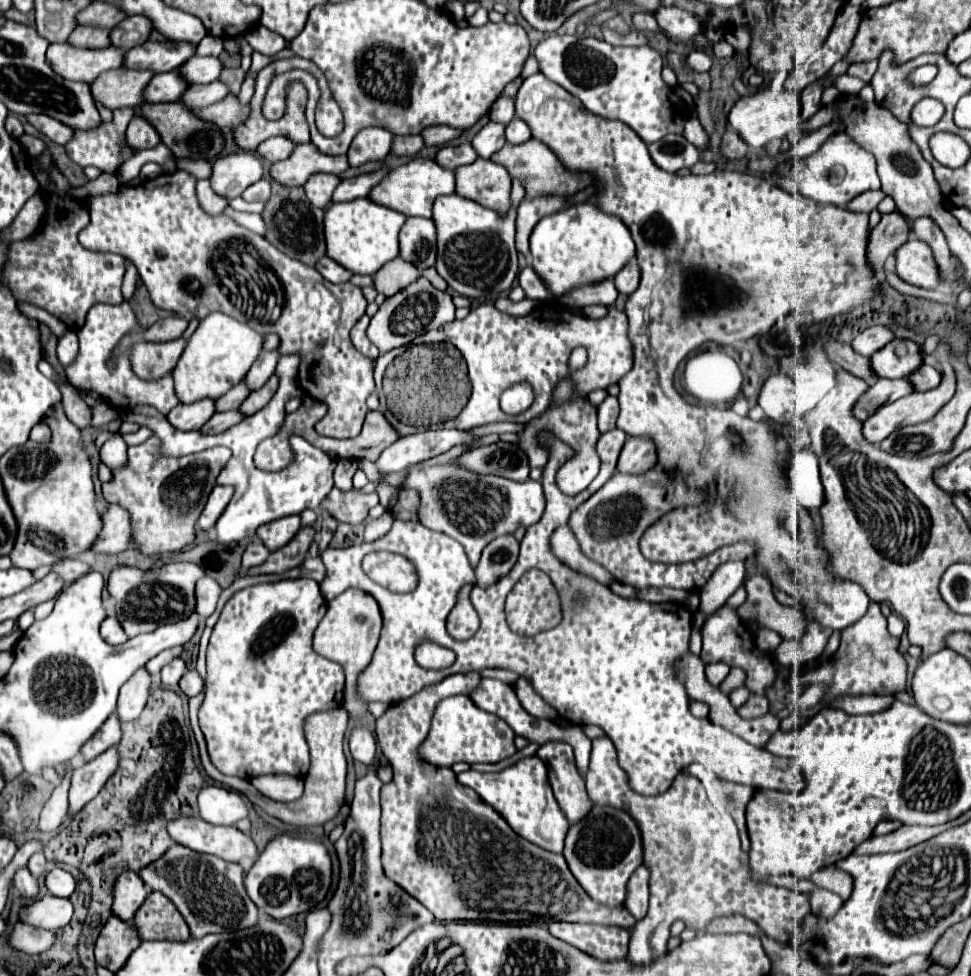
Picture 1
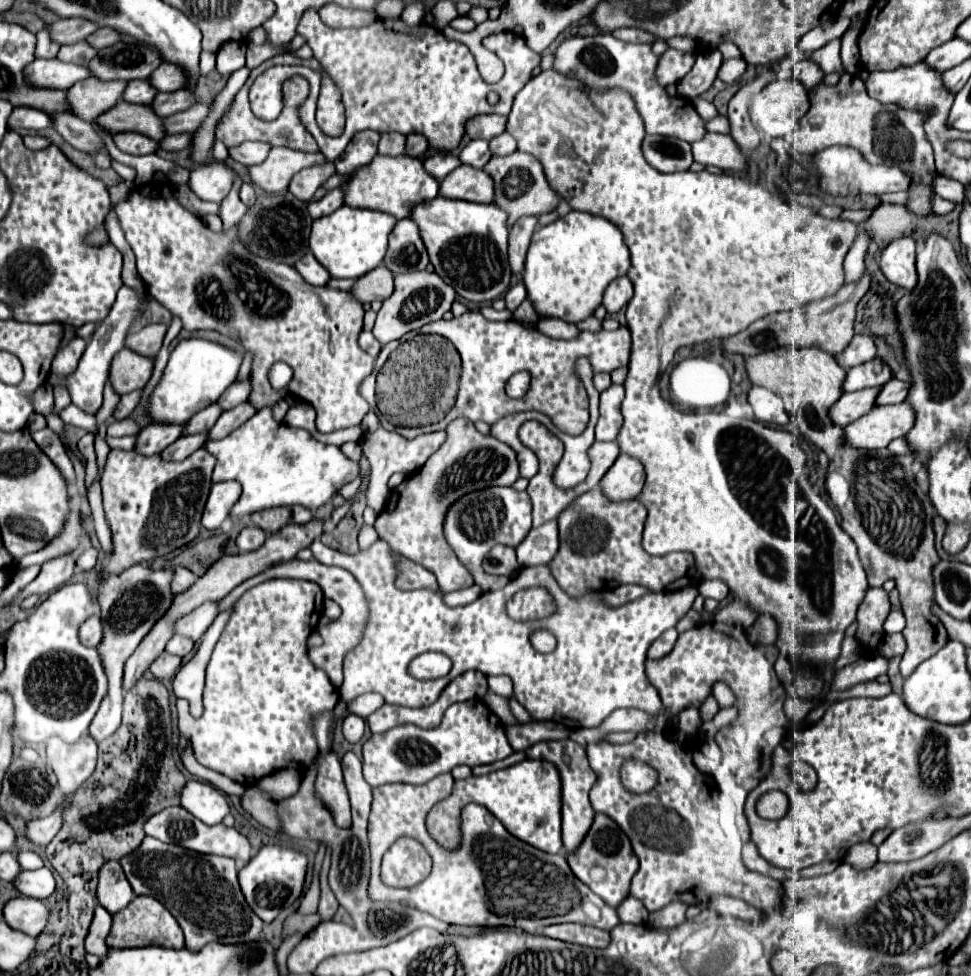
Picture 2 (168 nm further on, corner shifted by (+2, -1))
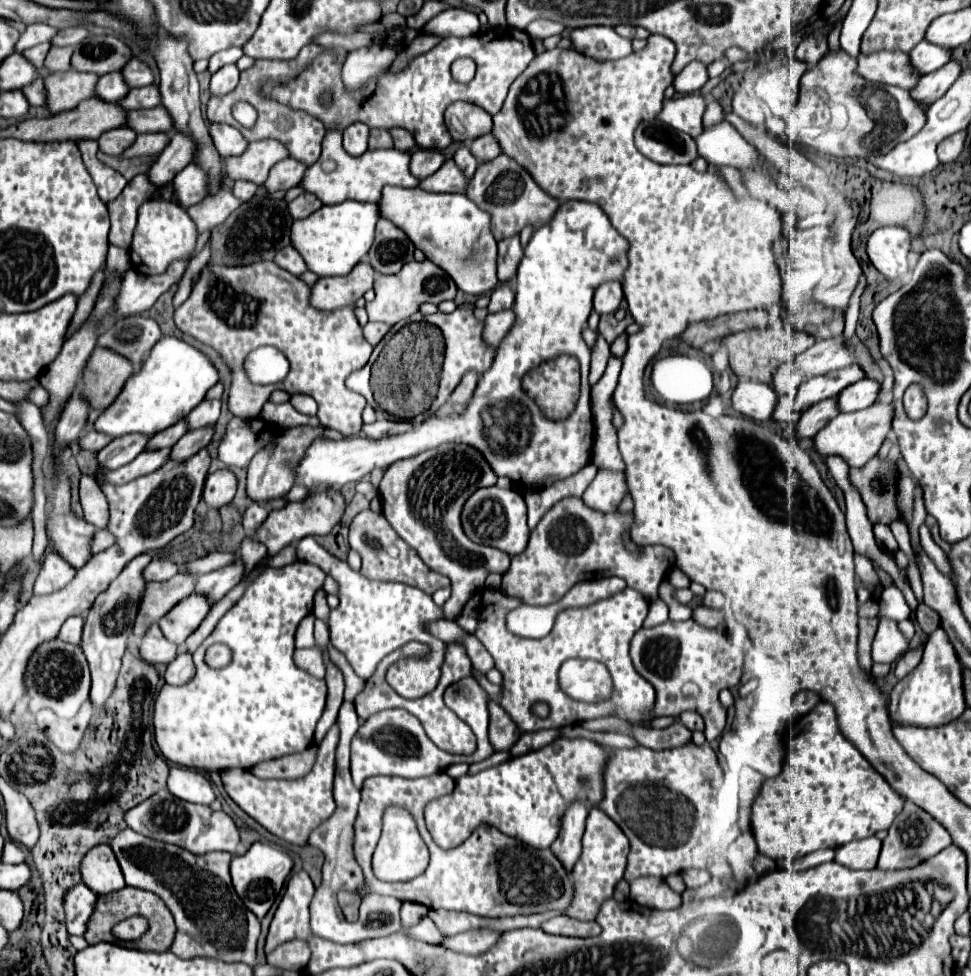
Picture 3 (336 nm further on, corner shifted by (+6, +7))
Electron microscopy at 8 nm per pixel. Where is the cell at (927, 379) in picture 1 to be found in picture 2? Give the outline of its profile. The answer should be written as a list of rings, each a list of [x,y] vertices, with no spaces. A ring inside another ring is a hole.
[[[892,378],[892,380],[888,380],[888,384],[884,384],[880,388],[880,396],[876,396],[876,406],[898,404],[898,402],[902,402],[906,398],[908,390],[910,390],[910,384]]]

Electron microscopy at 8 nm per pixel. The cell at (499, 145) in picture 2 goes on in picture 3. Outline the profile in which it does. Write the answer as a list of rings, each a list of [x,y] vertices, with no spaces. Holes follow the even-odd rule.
[[[484,134],[472,142],[472,152],[476,152],[476,156],[480,156],[480,162],[484,162],[484,160],[492,160],[498,154],[502,154],[502,148],[500,148],[498,140],[494,138],[494,134]]]

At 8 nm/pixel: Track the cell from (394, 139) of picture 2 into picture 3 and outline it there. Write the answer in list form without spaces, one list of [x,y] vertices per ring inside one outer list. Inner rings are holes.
[[[376,128],[376,130],[370,130],[370,142],[368,142],[368,148],[374,150],[374,148],[392,148],[392,136],[388,130],[384,128]]]

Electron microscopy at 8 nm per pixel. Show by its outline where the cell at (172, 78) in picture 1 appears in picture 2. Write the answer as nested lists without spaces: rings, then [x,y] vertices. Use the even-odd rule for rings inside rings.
[[[132,80],[126,84],[124,100],[130,104],[150,104],[156,96],[156,90],[150,86],[148,80]]]

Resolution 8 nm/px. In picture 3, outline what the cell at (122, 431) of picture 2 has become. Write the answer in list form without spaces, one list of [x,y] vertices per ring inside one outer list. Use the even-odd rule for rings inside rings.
[[[162,336],[142,364],[142,370],[130,376],[120,396],[96,420],[96,430],[114,438],[132,432],[162,432],[188,416],[216,382],[218,368],[206,354],[176,336]]]

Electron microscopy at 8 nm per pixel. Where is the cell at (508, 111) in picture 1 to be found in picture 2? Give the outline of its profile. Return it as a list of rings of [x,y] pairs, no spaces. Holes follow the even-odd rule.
[[[480,114],[470,118],[464,130],[466,130],[466,136],[470,136],[472,140],[474,138],[490,140],[506,130],[506,118],[500,114]]]

